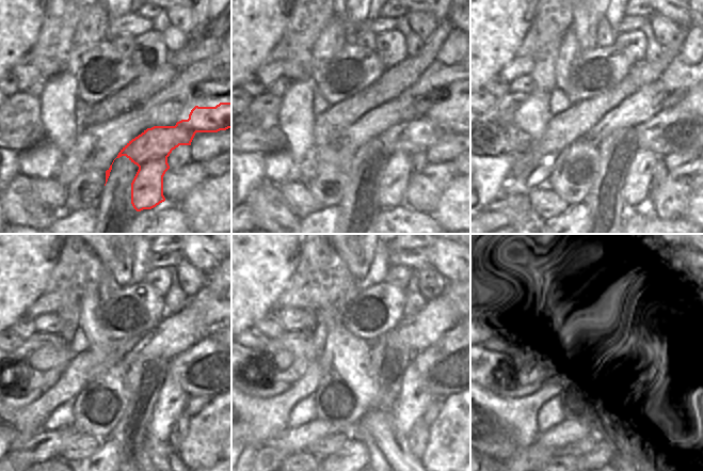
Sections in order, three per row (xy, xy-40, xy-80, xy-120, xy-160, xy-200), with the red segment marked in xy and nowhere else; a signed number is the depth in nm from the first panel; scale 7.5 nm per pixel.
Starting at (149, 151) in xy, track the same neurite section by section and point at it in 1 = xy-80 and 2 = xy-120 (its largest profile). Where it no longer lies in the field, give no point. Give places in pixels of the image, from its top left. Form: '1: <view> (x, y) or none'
1: xy-80 (684, 129)
2: xy-120 (209, 367)

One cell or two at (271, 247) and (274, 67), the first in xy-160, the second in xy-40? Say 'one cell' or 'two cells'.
two cells

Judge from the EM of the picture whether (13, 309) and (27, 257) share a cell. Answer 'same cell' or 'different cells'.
same cell

